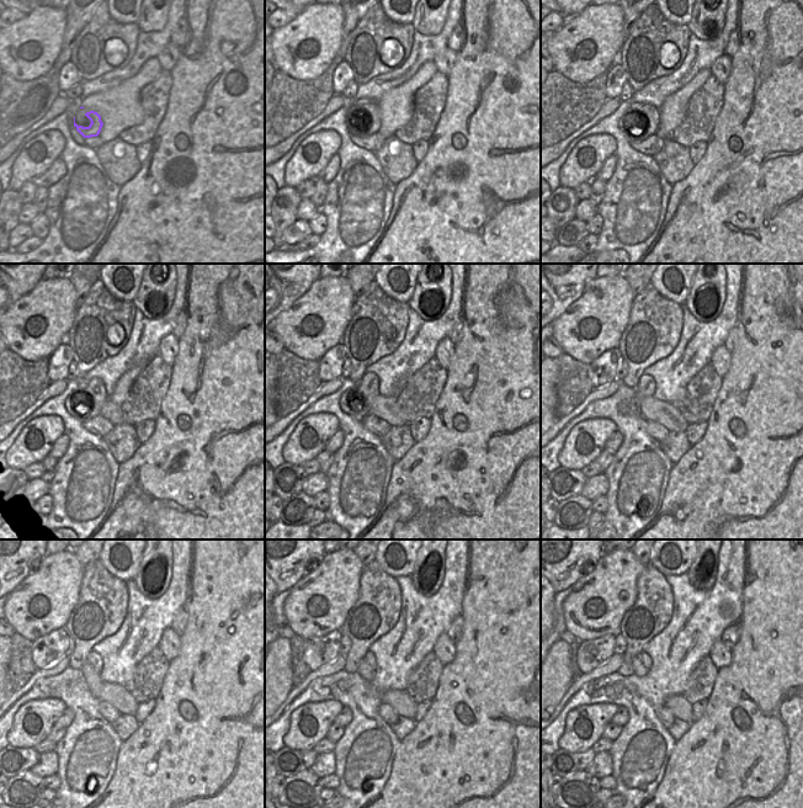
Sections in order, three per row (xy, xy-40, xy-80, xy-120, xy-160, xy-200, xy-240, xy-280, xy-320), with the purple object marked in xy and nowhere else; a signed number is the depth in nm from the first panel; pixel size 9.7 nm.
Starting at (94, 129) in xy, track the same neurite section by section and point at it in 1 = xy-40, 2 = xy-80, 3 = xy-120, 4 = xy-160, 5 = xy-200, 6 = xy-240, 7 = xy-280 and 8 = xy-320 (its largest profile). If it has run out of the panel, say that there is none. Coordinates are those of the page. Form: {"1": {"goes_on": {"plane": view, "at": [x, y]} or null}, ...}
{"1": {"goes_on": {"plane": "xy-40", "at": [372, 115]}}, "2": {"goes_on": {"plane": "xy-80", "at": [649, 115]}}, "3": {"goes_on": {"plane": "xy-120", "at": [94, 388]}}, "4": {"goes_on": {"plane": "xy-160", "at": [368, 386]}}, "5": {"goes_on": {"plane": "xy-200", "at": [645, 386]}}, "6": {"goes_on": {"plane": "xy-240", "at": [94, 658]}}, "7": {"goes_on": {"plane": "xy-280", "at": [370, 658]}}, "8": {"goes_on": {"plane": "xy-320", "at": [647, 660]}}}

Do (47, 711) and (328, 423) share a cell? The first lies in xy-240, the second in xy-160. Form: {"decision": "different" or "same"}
{"decision": "same"}

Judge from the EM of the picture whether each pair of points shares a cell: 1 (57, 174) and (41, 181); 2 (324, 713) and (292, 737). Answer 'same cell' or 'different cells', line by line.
1: same cell
2: same cell

